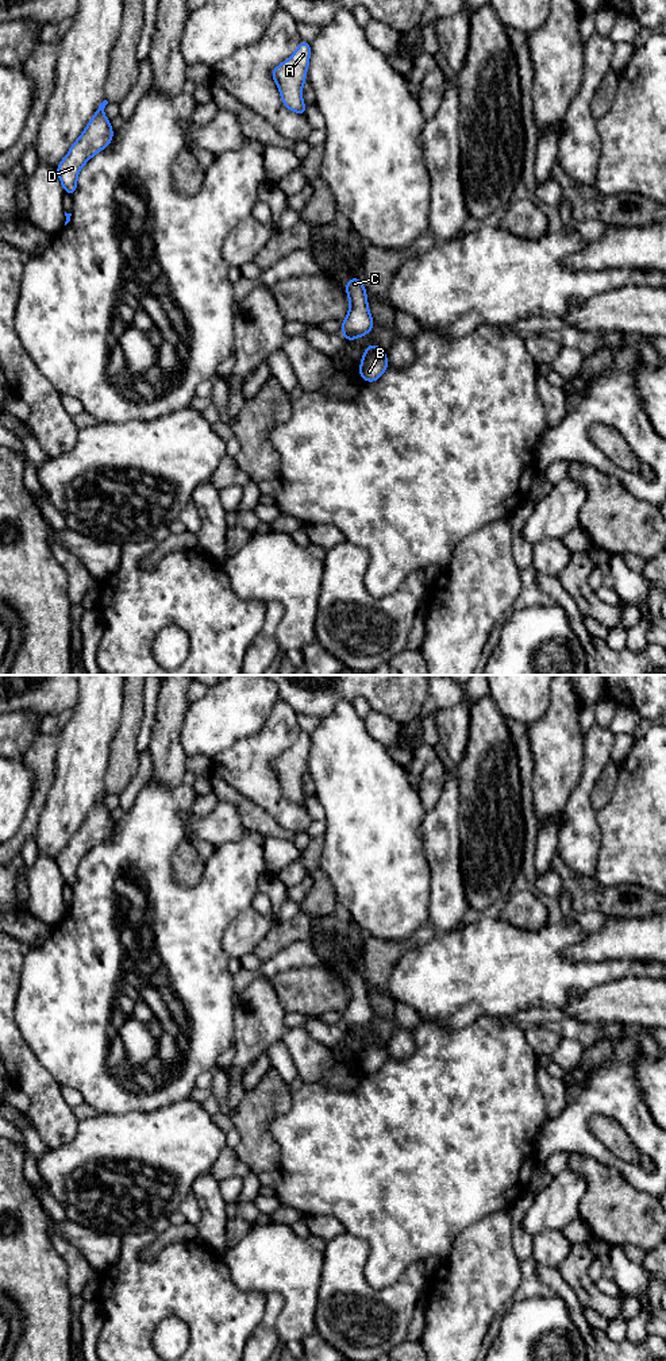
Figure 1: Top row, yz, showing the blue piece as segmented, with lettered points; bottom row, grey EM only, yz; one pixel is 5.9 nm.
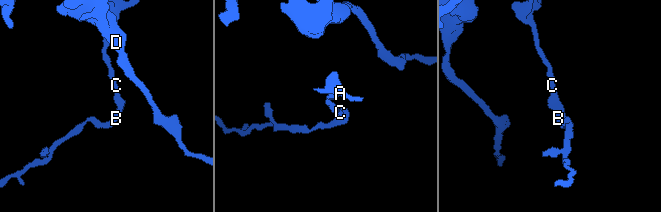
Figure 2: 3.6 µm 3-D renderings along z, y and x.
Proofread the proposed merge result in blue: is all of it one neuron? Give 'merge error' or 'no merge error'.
merge error

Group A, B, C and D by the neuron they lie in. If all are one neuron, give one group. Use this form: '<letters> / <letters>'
A C D / B

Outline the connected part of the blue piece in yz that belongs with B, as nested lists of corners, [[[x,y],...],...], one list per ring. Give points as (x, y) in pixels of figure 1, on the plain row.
[[[369,1046],[361,1052],[359,1068],[366,1073],[376,1073],[389,1057],[386,1048]]]

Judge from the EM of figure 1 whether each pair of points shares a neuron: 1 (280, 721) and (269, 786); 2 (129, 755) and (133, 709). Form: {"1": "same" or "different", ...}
{"1": "same", "2": "same"}

